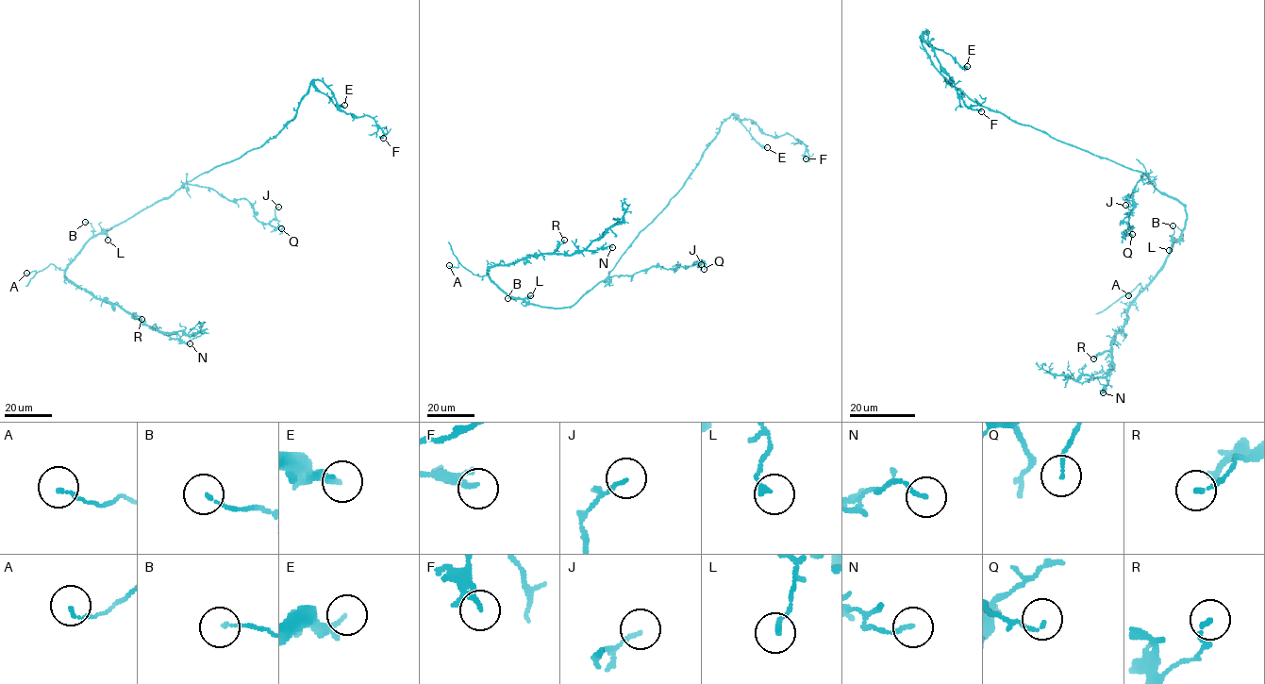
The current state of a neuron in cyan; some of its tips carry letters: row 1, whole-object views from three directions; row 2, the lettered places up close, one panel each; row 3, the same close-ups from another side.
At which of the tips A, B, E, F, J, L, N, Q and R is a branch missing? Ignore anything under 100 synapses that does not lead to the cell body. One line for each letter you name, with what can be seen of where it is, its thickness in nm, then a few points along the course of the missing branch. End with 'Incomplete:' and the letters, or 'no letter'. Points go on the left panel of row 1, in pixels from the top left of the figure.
Incomplete: no letter

